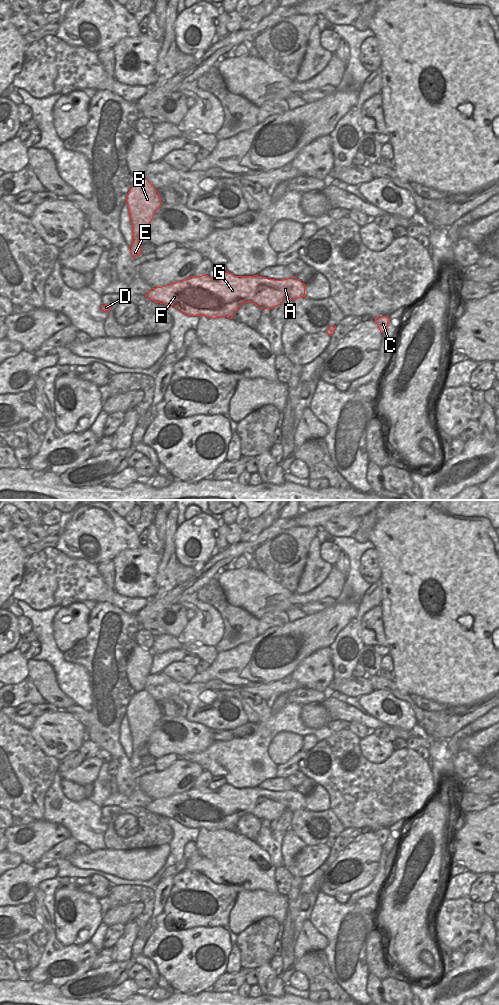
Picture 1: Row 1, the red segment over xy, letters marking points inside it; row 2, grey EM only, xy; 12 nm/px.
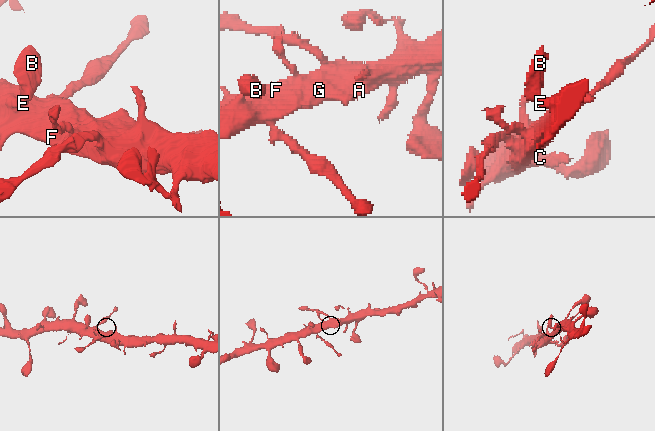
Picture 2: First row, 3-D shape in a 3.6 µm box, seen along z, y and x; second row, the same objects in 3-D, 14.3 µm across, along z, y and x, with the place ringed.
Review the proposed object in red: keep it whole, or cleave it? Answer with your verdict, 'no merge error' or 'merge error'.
no merge error

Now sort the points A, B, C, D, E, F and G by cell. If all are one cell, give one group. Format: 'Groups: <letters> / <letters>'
Groups: A B C D E F G.

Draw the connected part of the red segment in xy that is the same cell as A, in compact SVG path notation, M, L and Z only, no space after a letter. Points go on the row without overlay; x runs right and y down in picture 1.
M228 783L218 789L191 788L170 797L152 800L148 811L176 820L187 828L232 831L238 820L252 814L261 821L273 821L285 811L307 809L305 796L296 789L275 792L235 788Z

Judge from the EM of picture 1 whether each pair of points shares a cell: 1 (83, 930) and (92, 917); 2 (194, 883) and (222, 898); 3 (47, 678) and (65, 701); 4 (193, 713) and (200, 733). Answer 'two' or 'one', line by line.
1: one
2: one
3: one
4: two

